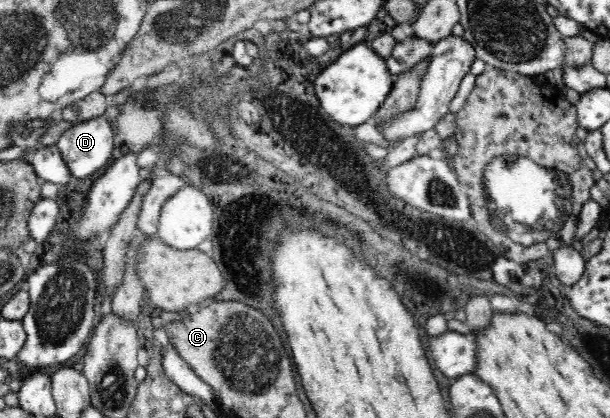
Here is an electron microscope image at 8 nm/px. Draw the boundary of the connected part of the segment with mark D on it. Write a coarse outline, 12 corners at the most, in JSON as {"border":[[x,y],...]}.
{"border":[[104,116],[76,121],[56,145],[73,178],[106,166],[114,150]]}

